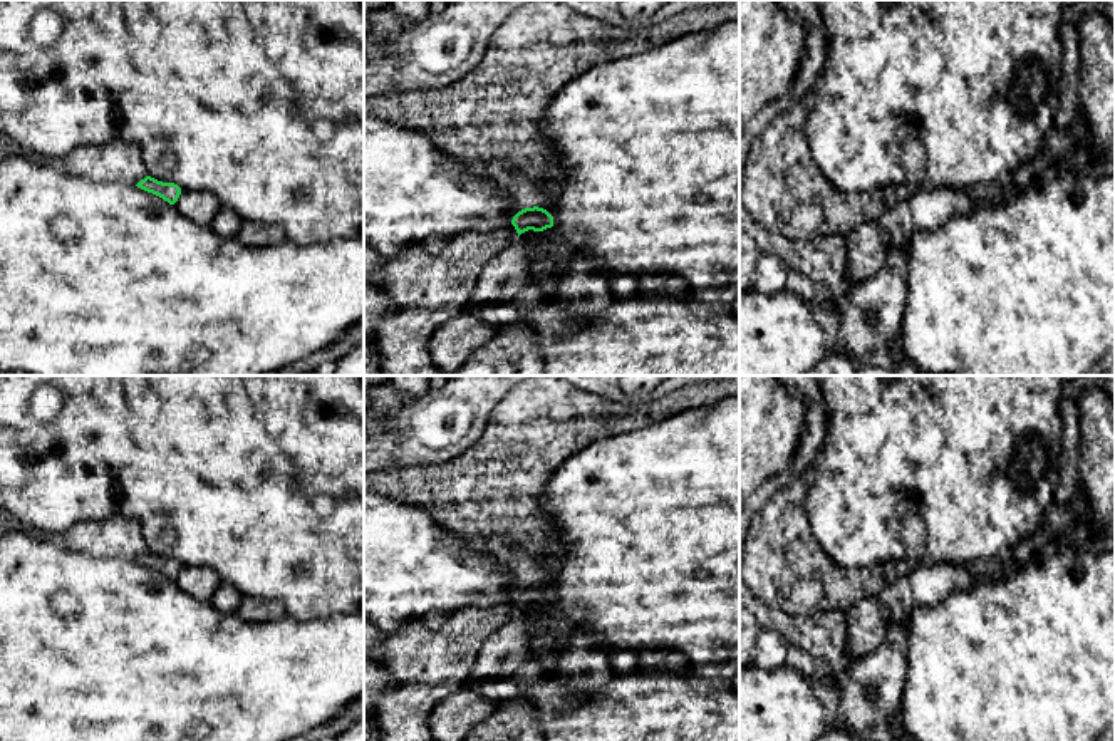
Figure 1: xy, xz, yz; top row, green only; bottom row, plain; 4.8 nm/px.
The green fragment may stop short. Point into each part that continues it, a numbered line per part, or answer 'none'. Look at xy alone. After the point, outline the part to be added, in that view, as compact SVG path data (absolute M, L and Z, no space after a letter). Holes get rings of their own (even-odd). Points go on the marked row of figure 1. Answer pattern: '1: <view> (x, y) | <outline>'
none

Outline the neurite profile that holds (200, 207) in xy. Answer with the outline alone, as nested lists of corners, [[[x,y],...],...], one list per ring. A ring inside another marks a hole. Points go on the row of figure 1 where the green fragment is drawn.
[[[181,191],[174,206],[184,218],[198,225],[211,225],[215,215],[220,211],[221,203],[210,191]]]

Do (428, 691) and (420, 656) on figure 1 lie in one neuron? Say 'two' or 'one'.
one

